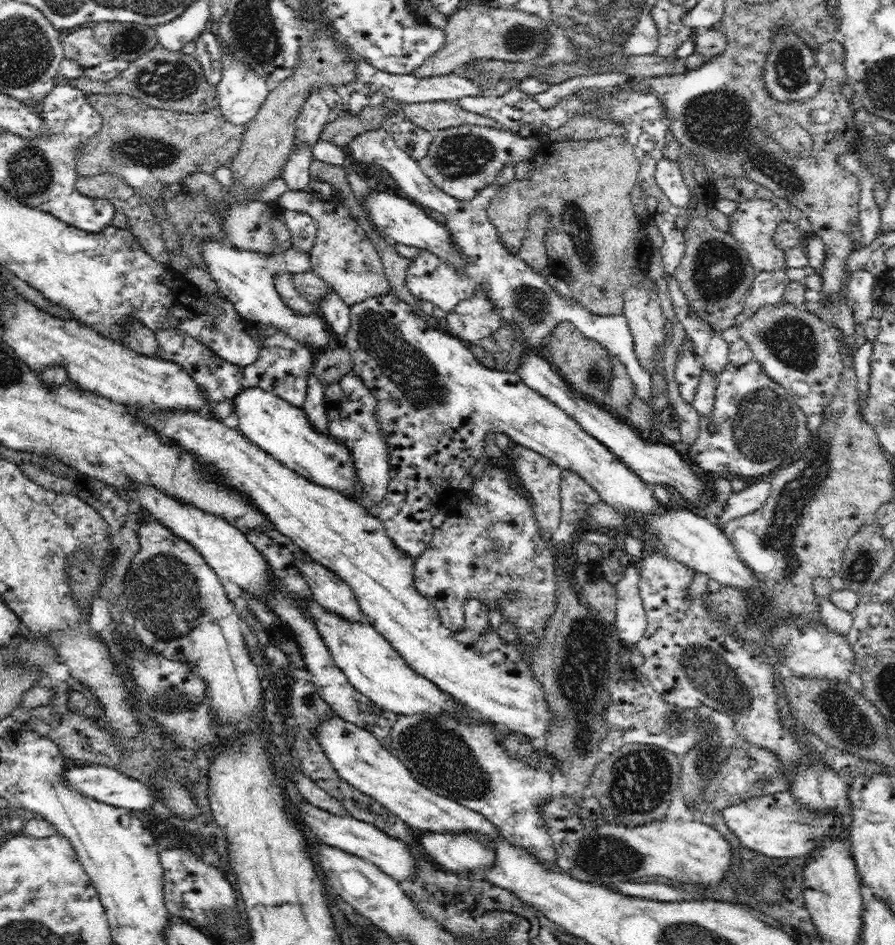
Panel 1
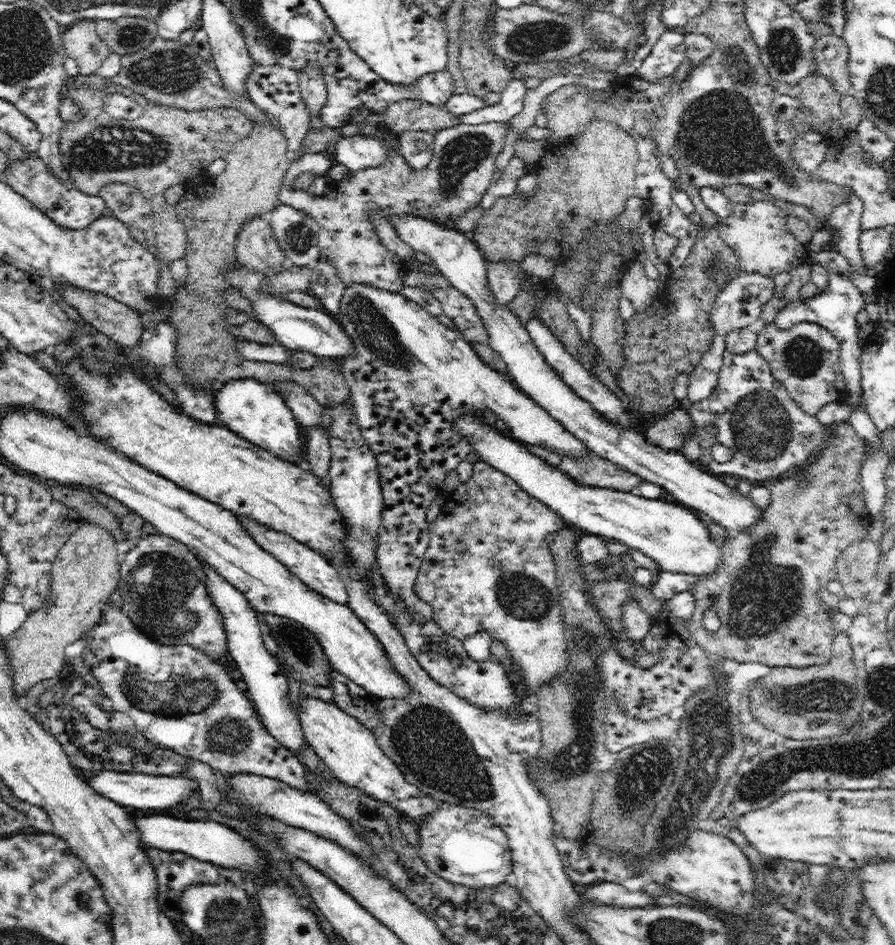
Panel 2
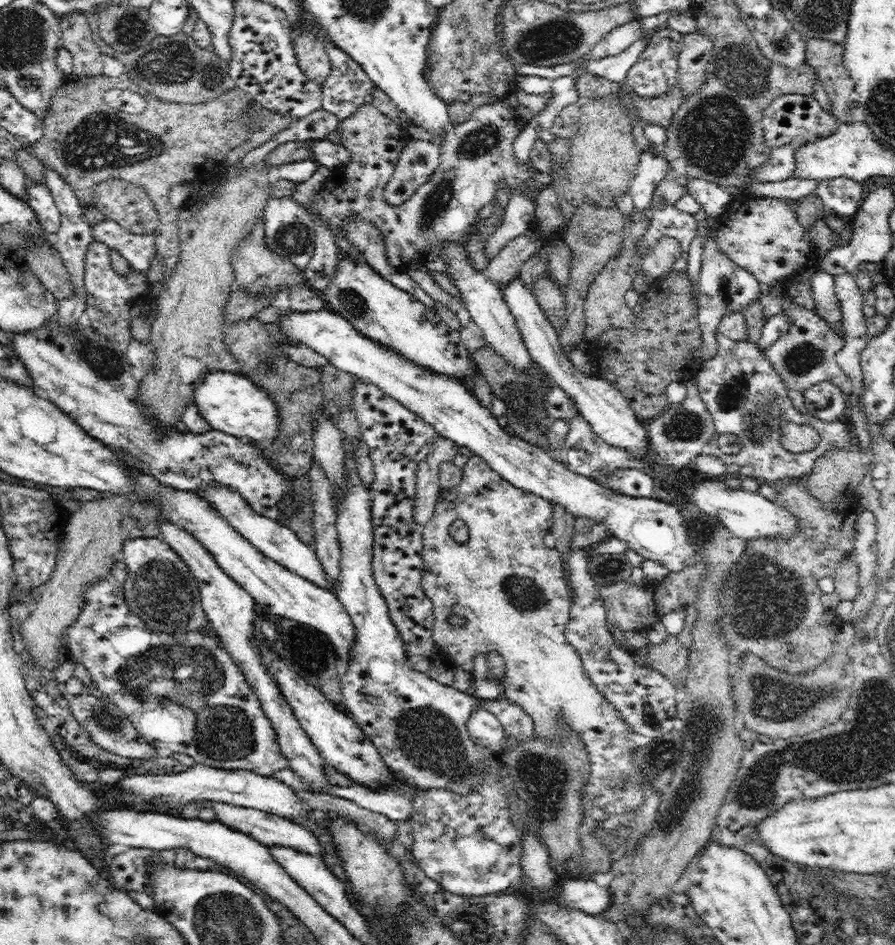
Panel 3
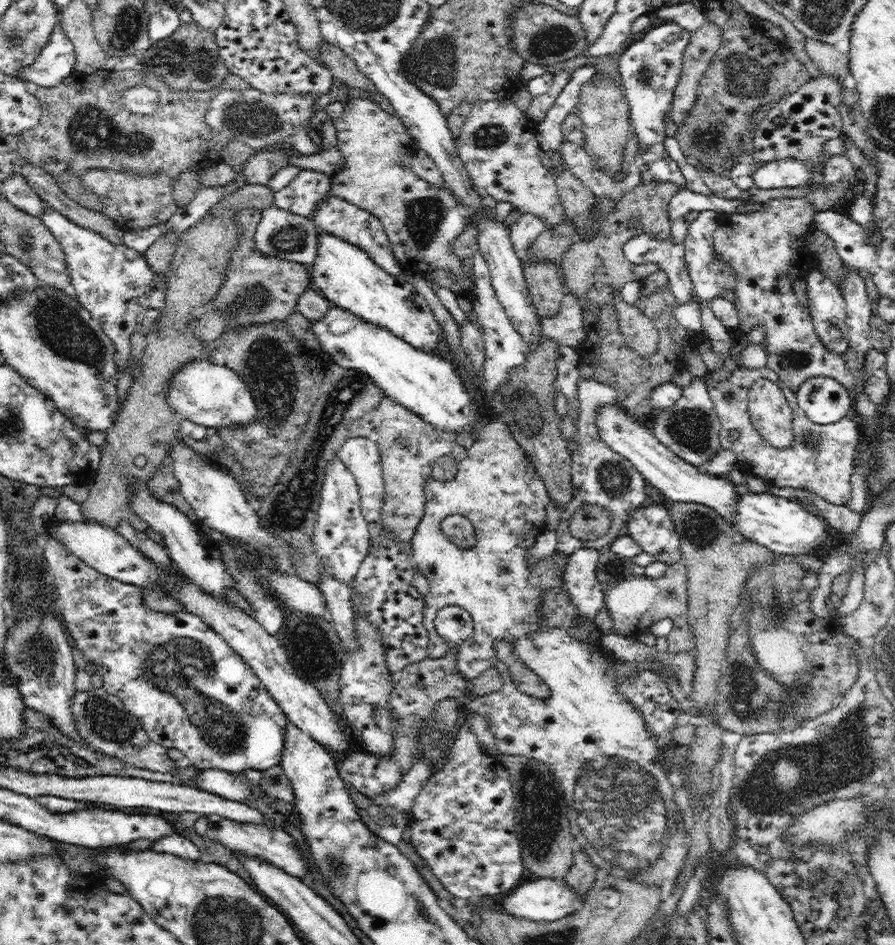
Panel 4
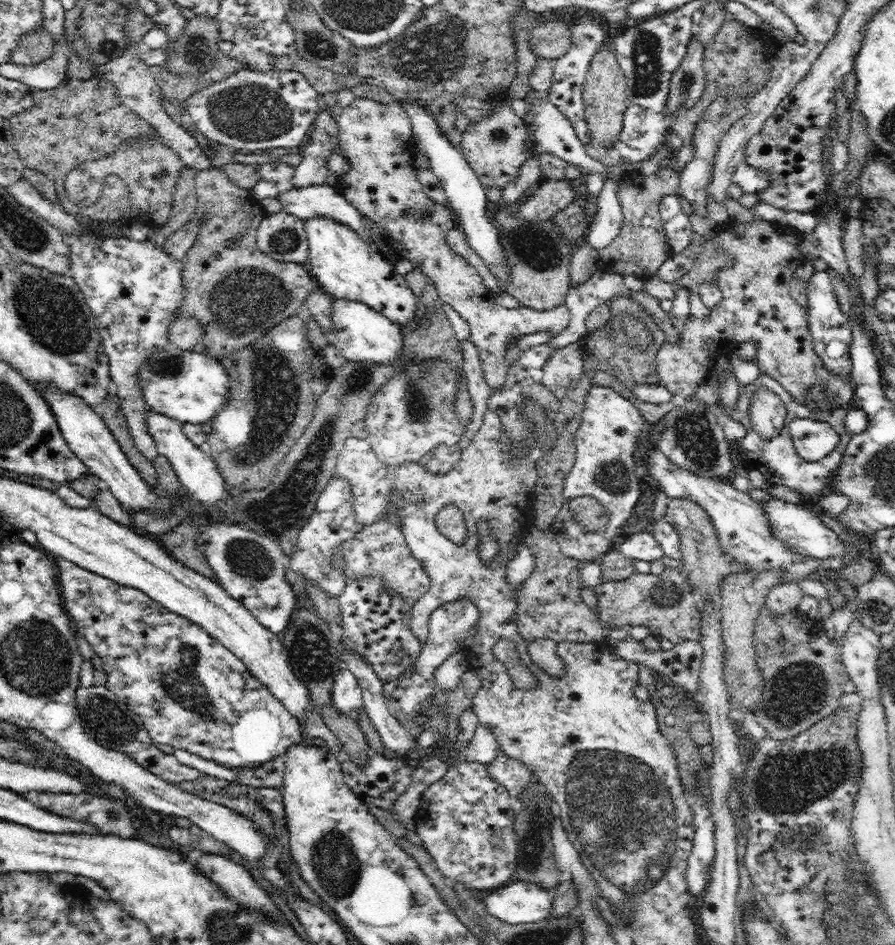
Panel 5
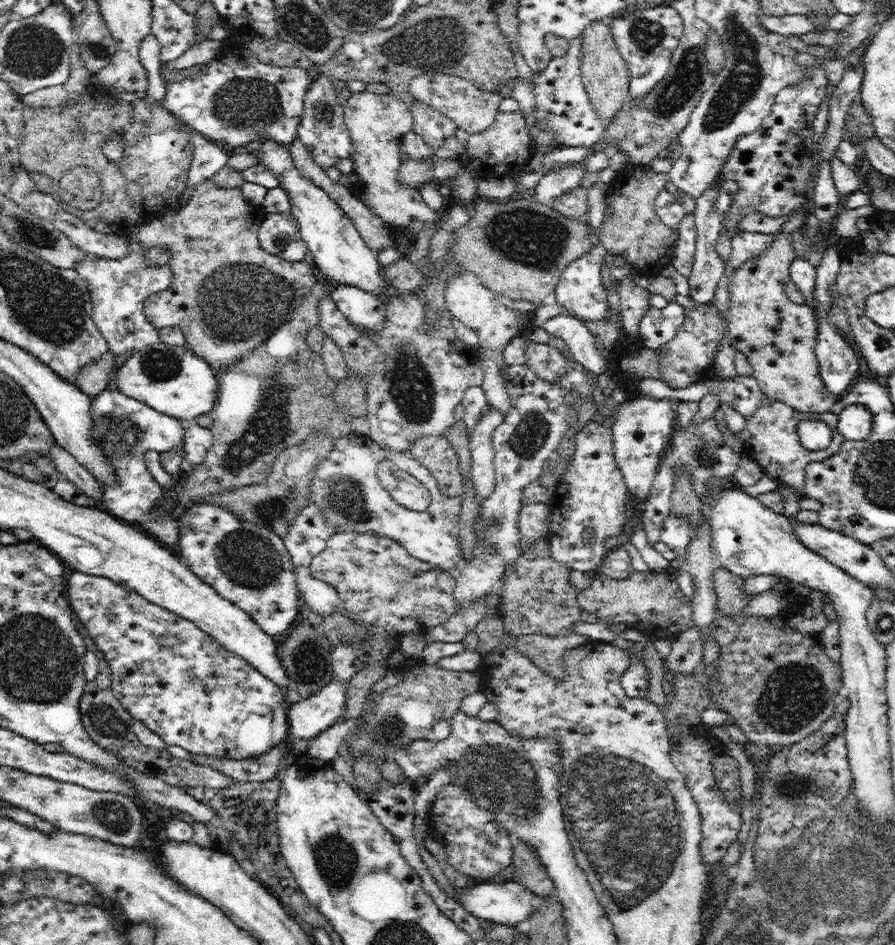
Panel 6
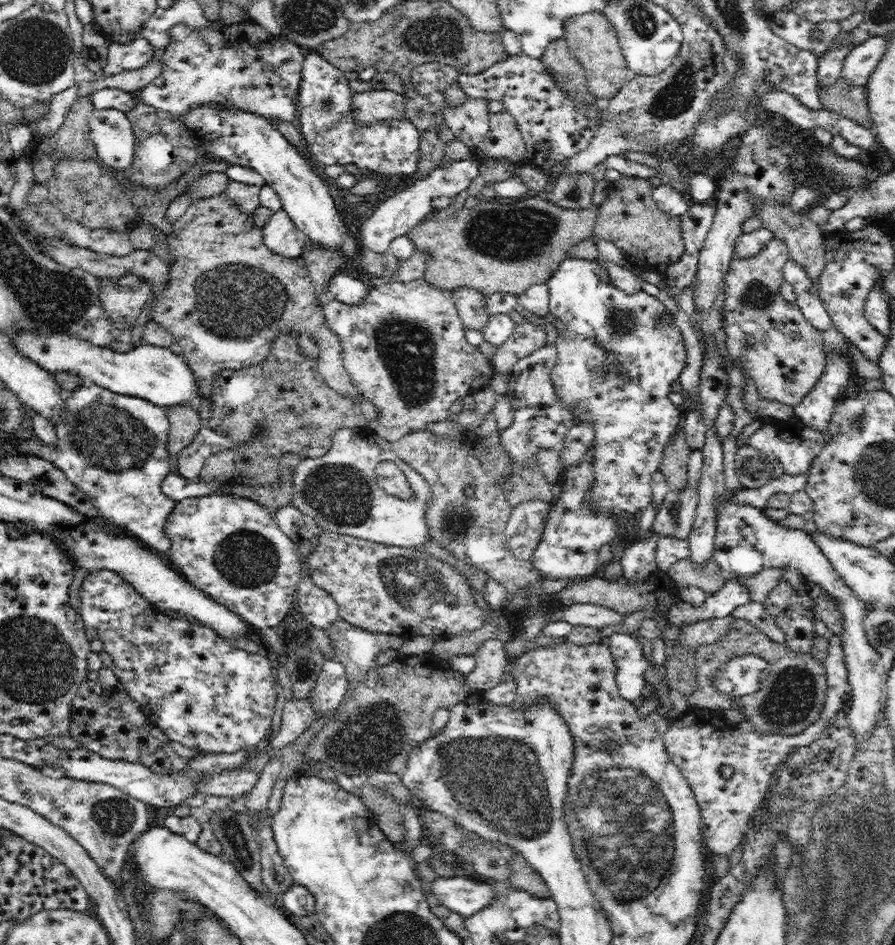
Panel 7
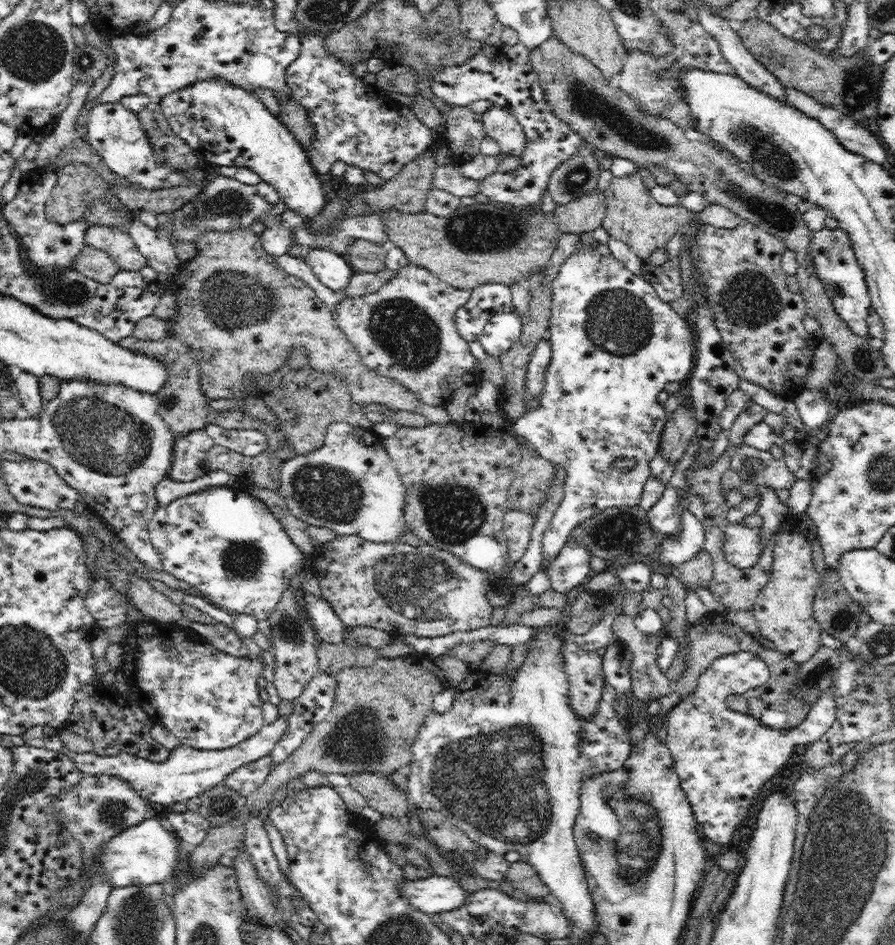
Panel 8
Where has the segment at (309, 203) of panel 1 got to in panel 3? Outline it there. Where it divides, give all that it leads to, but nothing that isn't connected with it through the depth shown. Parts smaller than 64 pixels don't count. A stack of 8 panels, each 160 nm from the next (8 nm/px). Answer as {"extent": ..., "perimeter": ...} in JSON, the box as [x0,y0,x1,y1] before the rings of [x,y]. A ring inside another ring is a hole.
{"extent":[311,100,537,270],"perimeter":[[[499,100],[474,109],[467,122],[446,131],[439,146],[440,166],[429,181],[419,186],[406,202],[392,206],[384,201],[383,190],[410,136],[406,128],[382,114],[372,103],[364,104],[353,116],[339,122],[337,131],[341,144],[349,150],[350,161],[333,171],[313,198],[311,210],[317,218],[330,224],[338,254],[364,259],[360,249],[349,244],[345,231],[341,230],[348,216],[359,216],[380,230],[390,266],[406,270],[411,262],[423,264],[426,253],[436,246],[467,238],[476,224],[478,212],[493,202],[500,185],[510,189],[511,197],[522,183],[534,178],[537,170],[533,164],[518,163],[518,159],[514,159],[514,142],[528,126],[527,122],[516,108]]]}

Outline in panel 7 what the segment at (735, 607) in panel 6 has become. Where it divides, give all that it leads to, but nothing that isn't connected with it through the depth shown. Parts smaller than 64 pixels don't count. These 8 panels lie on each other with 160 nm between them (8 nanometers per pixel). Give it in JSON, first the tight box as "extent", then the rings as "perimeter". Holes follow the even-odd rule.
{"extent":[667,557,728,596],"perimeter":[[[688,557],[672,564],[667,573],[678,590],[697,587],[707,596],[719,592],[728,581],[728,576],[714,558],[710,558],[704,566],[698,567]]]}

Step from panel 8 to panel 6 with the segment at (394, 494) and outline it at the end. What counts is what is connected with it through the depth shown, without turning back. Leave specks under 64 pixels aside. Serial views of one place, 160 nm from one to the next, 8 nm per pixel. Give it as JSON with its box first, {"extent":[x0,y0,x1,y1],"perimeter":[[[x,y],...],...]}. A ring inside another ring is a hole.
{"extent":[308,432,464,575],"perimeter":[[[350,432],[342,438],[335,438],[332,444],[330,454],[326,456],[326,460],[322,464],[316,466],[314,470],[314,478],[310,484],[310,494],[308,498],[312,498],[310,503],[320,507],[324,517],[328,523],[332,523],[336,530],[343,528],[346,531],[354,531],[358,533],[365,533],[370,531],[375,535],[386,536],[396,540],[402,547],[408,551],[414,558],[427,562],[430,568],[434,571],[446,571],[448,575],[454,569],[461,569],[464,564],[464,556],[462,549],[460,549],[460,540],[458,537],[460,529],[458,528],[458,520],[460,514],[460,506],[462,506],[462,496],[460,497],[442,497],[439,491],[436,479],[430,474],[430,471],[422,466],[416,459],[402,452],[394,450],[384,450],[378,446],[368,434],[356,435]],[[384,459],[390,459],[398,468],[409,472],[416,477],[422,485],[430,491],[430,504],[424,512],[415,512],[415,510],[408,510],[396,502],[384,487],[379,483],[376,476],[377,465]]]}

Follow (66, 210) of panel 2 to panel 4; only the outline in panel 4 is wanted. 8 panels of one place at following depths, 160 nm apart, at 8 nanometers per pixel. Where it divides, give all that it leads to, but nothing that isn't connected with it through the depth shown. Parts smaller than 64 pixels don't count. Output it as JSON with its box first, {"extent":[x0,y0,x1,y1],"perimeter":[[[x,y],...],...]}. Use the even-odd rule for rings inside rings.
{"extent":[39,205,166,378],"perimeter":[[[48,205],[39,217],[62,245],[77,299],[112,339],[118,373],[123,370],[133,378],[138,378],[142,369],[140,362],[131,360],[131,336],[138,332],[146,337],[157,323],[157,318],[166,306],[166,273],[156,274],[150,268],[144,252],[124,244],[113,245],[98,233],[73,224],[68,217]]]}

